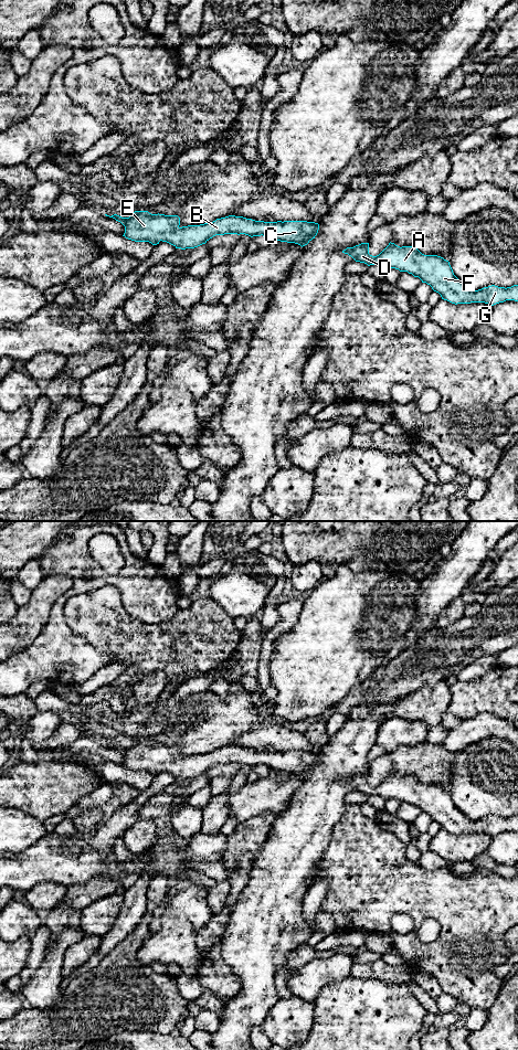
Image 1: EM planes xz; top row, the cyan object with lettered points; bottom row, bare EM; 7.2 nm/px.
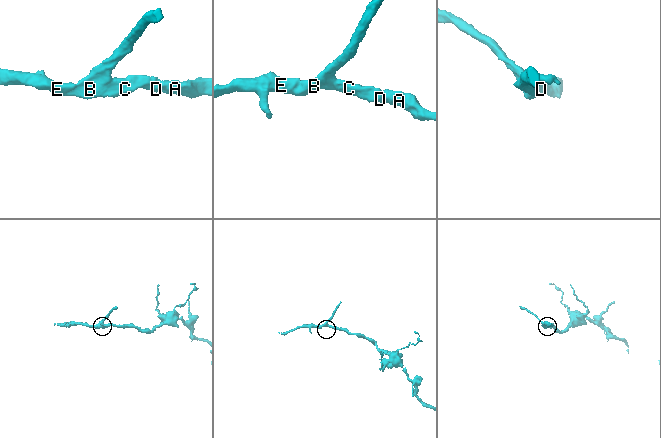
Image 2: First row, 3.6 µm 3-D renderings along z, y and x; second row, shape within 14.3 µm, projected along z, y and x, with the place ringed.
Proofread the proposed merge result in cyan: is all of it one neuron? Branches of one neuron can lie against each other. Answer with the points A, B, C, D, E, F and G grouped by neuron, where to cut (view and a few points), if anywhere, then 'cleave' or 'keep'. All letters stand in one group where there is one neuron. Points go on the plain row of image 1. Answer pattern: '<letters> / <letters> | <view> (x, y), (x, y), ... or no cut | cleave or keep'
A B C D E F G | no cut | keep

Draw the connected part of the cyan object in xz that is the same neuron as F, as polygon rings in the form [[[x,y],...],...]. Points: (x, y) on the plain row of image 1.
[[[390,772],[379,785],[372,786],[369,773],[361,773],[347,777],[342,783],[368,796],[381,795],[385,799],[408,802],[430,815],[442,829],[455,835],[485,832],[494,836],[506,830],[518,831],[518,815],[507,818],[491,815],[472,820],[454,805],[448,791],[437,785],[424,785],[414,776],[400,777]]]

